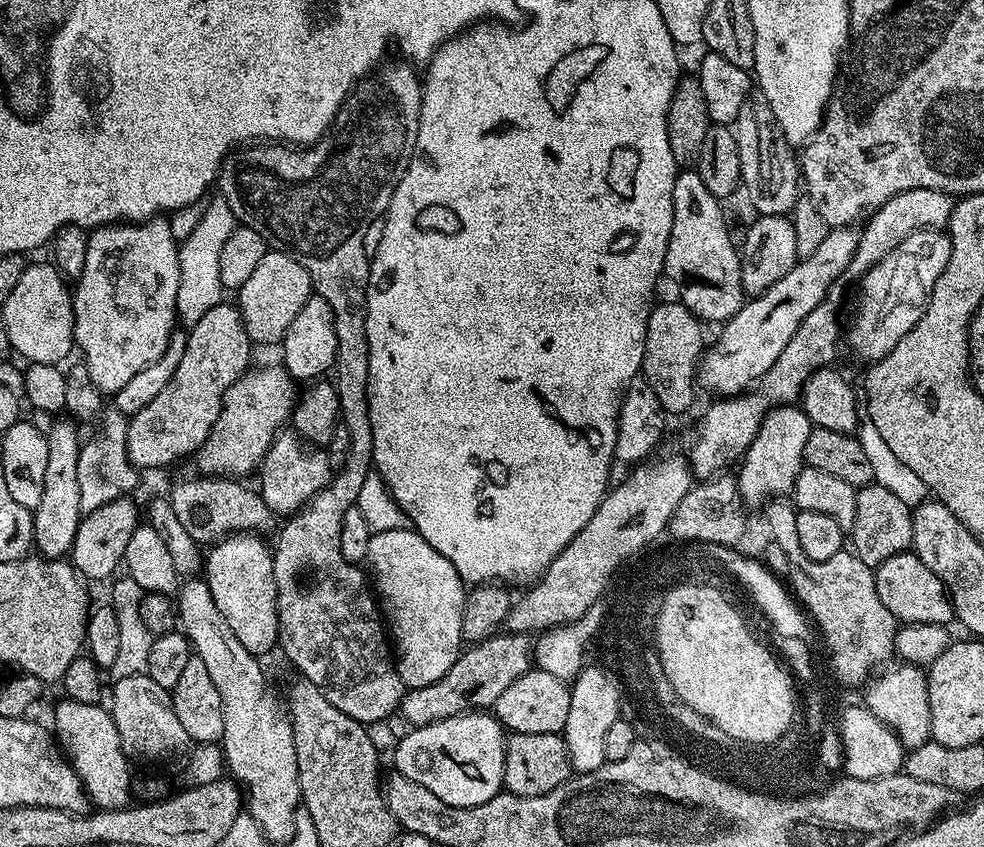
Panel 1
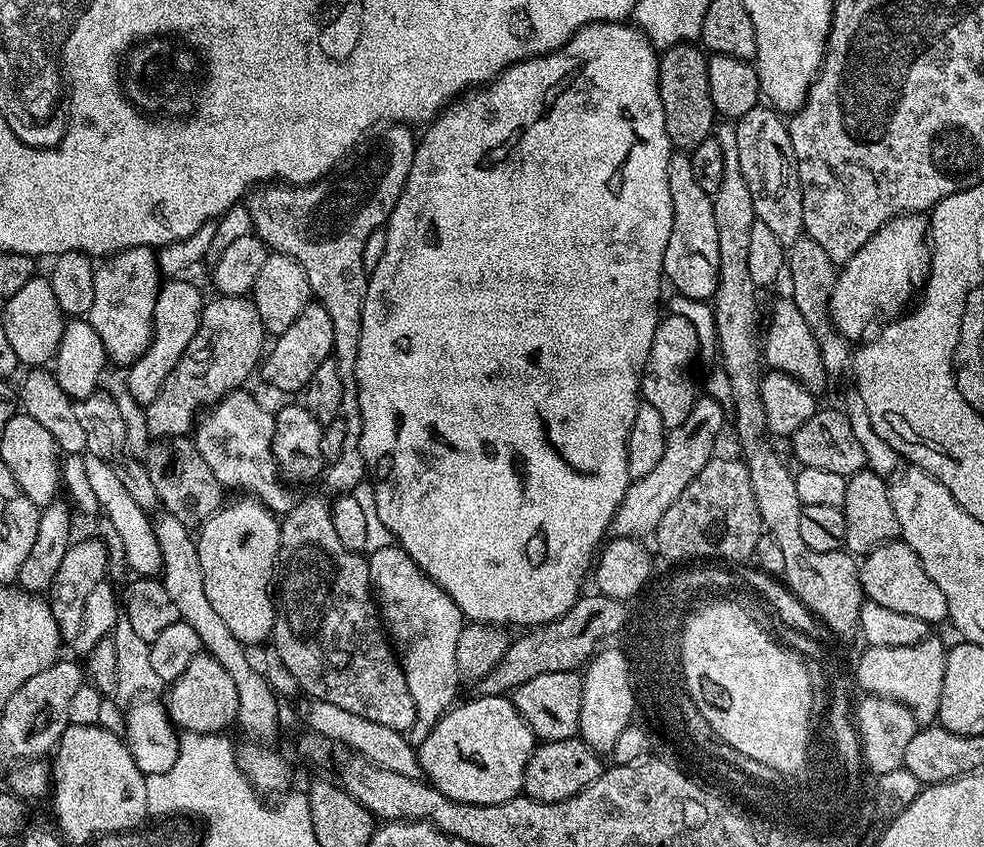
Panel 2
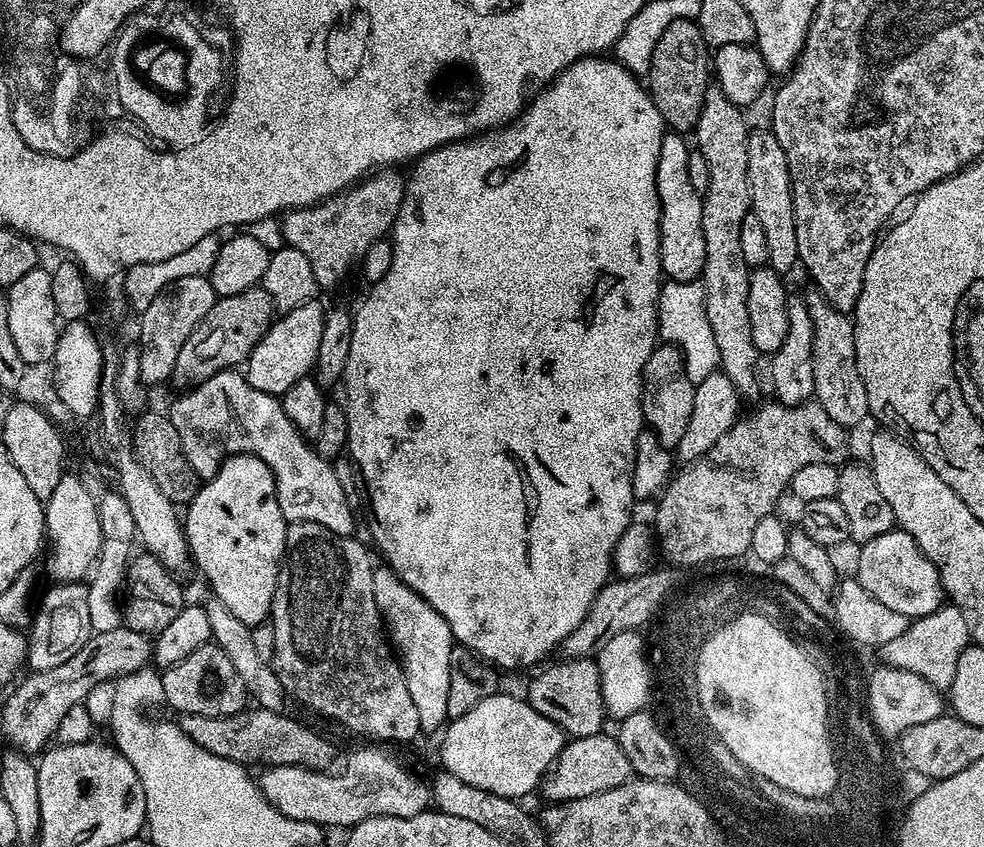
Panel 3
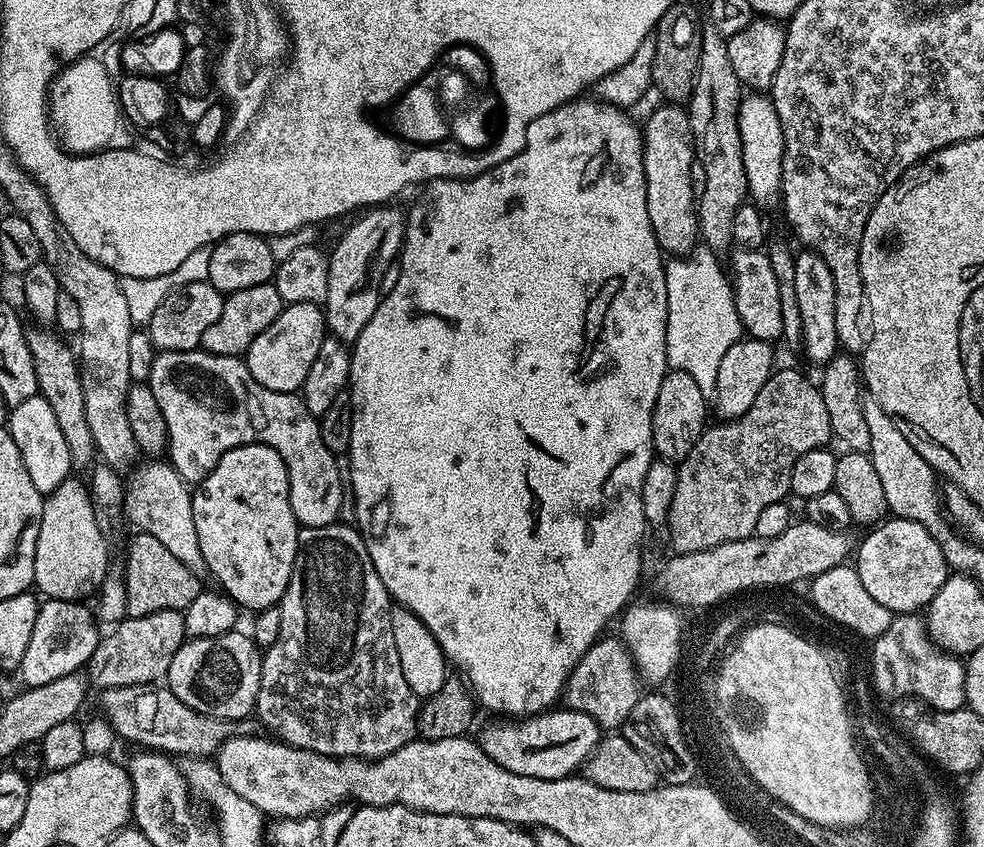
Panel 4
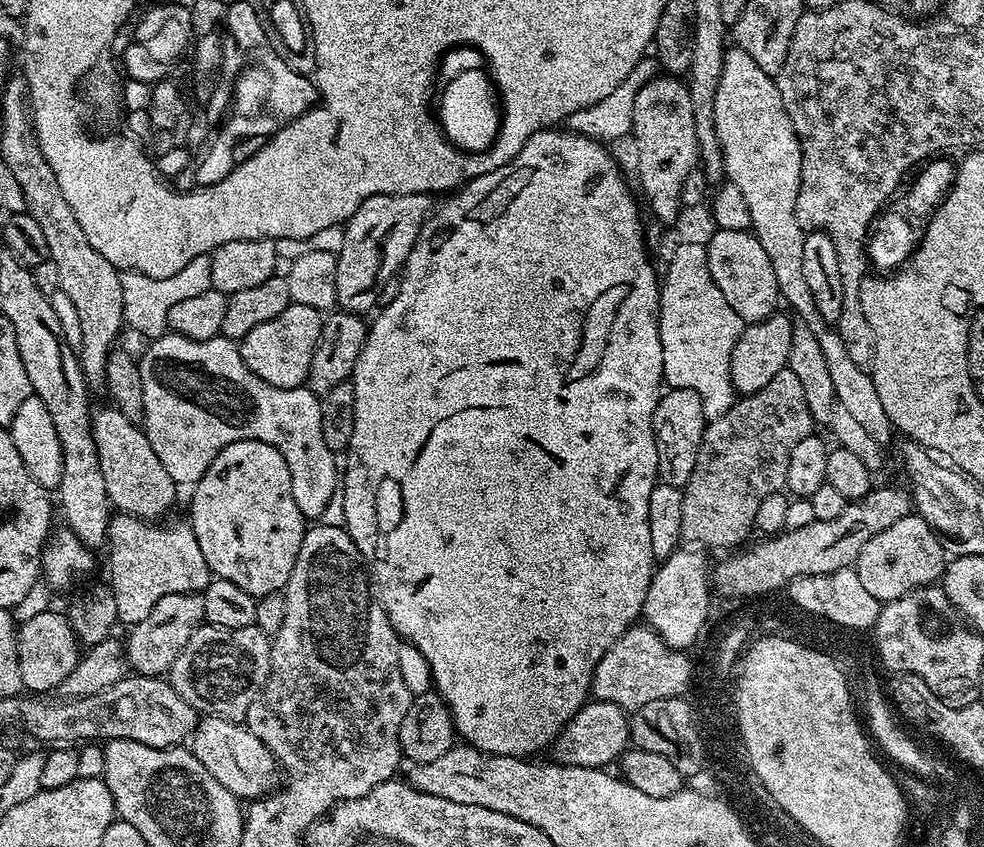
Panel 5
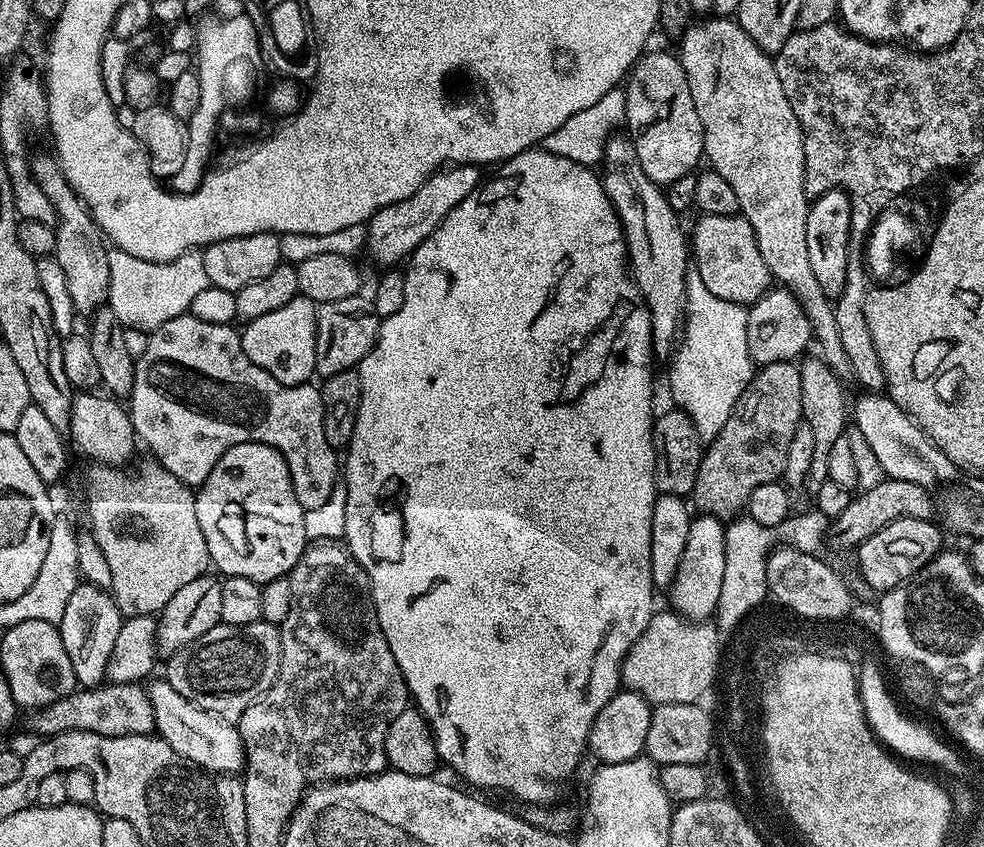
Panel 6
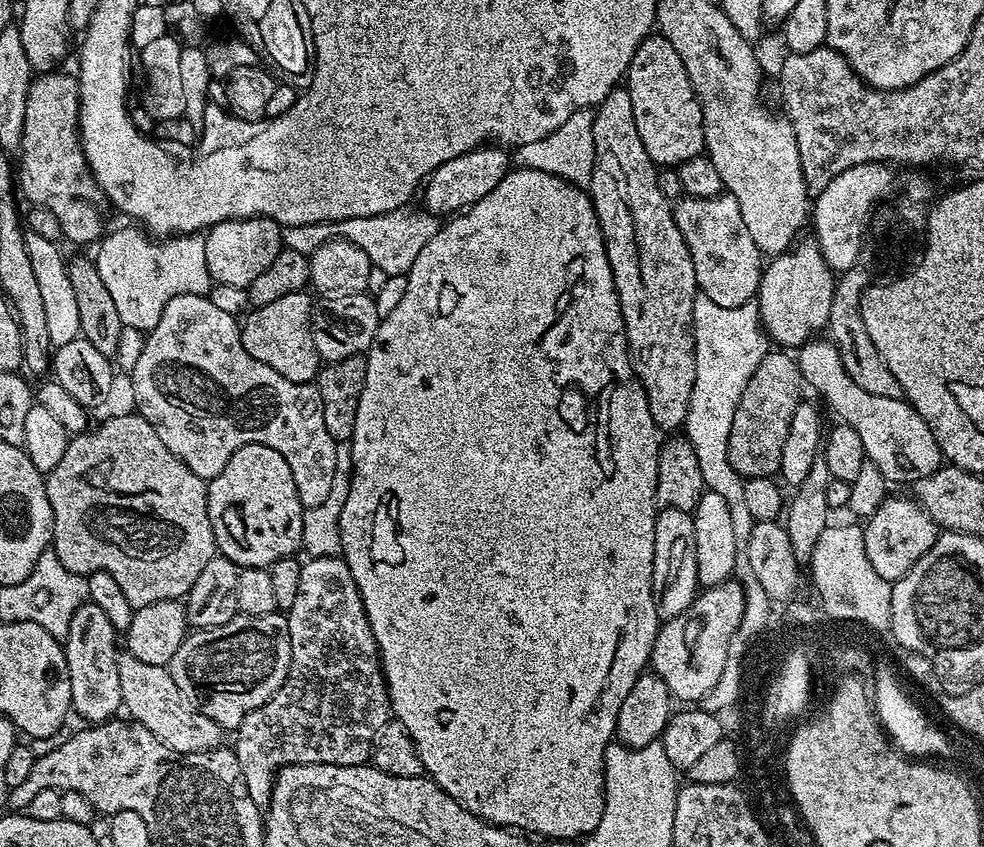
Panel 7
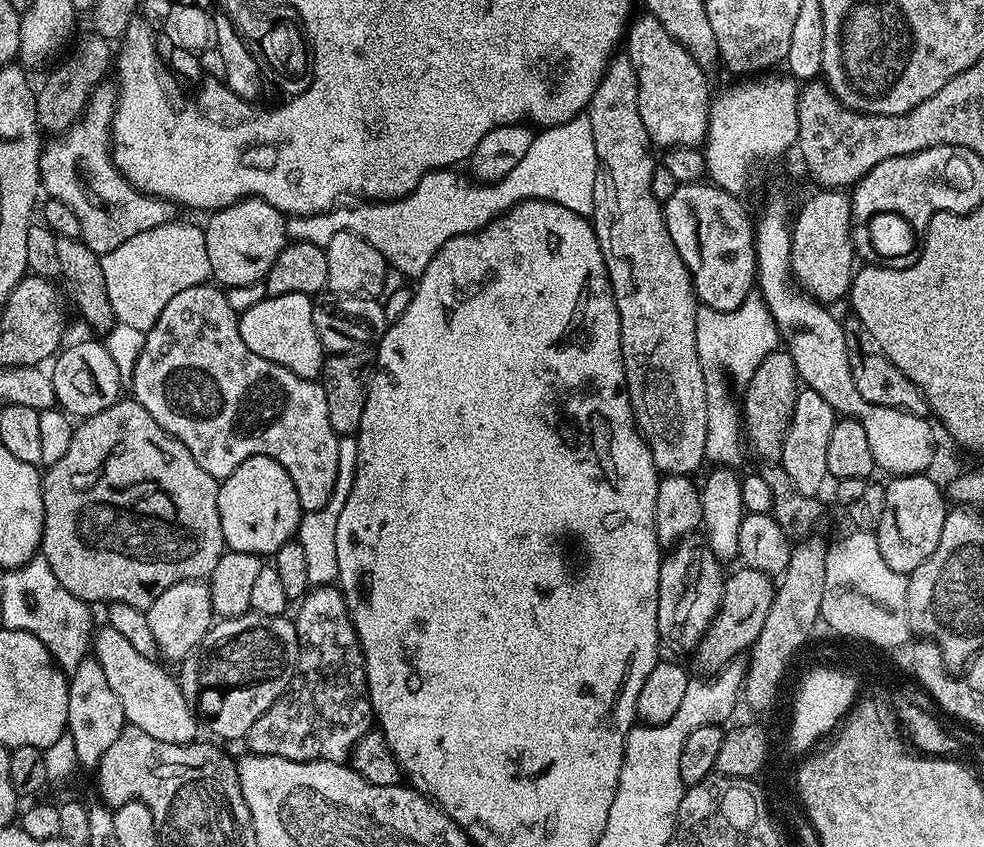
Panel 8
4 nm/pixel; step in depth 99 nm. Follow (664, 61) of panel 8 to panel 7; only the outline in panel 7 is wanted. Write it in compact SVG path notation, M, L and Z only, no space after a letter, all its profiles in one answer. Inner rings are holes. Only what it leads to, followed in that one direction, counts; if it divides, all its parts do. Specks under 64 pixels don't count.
M650 34L638 46L628 67L626 87L634 105L634 122L646 154L658 166L679 166L705 151L704 123L698 98L692 89L690 74L678 58L678 50L659 34Z

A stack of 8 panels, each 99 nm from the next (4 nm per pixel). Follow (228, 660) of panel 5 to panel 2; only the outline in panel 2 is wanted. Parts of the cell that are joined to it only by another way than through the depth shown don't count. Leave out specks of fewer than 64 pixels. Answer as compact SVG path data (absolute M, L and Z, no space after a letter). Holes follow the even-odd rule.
M207 654L193 658L190 666L167 689L166 707L169 718L177 729L188 731L189 734L223 733L224 728L236 724L238 714L238 690L234 687L234 678L226 674L222 662L218 662Z

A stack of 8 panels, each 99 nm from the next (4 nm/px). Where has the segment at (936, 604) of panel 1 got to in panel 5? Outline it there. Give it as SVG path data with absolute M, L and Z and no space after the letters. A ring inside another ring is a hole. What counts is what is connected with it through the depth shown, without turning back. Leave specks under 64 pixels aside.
M913 514L894 522L894 526L874 534L862 554L858 554L854 571L862 582L862 587L881 602L897 600L915 588L927 588L935 585L944 575L946 553L940 545L936 531L918 514Z

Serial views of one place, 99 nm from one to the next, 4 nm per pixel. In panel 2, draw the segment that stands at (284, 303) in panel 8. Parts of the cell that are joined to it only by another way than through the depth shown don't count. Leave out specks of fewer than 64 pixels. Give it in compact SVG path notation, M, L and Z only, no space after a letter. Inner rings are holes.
M310 302L290 322L290 326L285 332L279 333L271 341L266 355L258 368L258 376L261 376L272 388L277 388L280 392L299 393L304 385L310 382L314 370L322 366L332 356L332 344L334 342L334 326L330 322L330 314L318 302ZM272 348L272 349L271 349Z

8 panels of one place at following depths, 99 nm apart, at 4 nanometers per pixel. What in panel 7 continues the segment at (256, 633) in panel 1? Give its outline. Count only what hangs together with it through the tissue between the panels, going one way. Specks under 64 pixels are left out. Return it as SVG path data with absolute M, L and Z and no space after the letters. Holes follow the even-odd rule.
M251 444L234 450L222 474L207 481L207 486L210 526L214 526L216 551L219 555L234 562L239 569L269 569L274 562L287 556L297 555L302 538L305 506L298 498L298 486L294 486L294 474L286 463L286 458L282 458L278 450L270 450L270 446L261 444Z

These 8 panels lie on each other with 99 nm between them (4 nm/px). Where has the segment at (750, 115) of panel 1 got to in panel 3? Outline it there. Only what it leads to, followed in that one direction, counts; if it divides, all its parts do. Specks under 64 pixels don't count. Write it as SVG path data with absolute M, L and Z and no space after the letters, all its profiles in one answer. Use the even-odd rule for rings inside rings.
M771 130L748 133L748 177L750 178L750 198L752 199L751 215L762 222L766 230L766 248L768 264L774 271L788 274L792 267L797 267L798 230L794 218L794 198L792 197L792 179L790 166L782 146Z

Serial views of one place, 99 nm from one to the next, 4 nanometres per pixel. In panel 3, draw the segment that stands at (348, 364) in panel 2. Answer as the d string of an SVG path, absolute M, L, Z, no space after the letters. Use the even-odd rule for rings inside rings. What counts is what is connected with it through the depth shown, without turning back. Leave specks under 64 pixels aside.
M376 170L367 178L355 183L351 188L337 192L328 200L322 200L311 208L293 208L283 213L281 224L278 224L278 232L284 235L283 243L290 248L302 250L306 258L310 258L314 278L321 289L336 288L348 276L352 263L357 263L358 258L363 257L375 240L383 240L389 235L398 218L398 210L402 206L404 197L404 185L406 183L403 175L399 176L396 170Z

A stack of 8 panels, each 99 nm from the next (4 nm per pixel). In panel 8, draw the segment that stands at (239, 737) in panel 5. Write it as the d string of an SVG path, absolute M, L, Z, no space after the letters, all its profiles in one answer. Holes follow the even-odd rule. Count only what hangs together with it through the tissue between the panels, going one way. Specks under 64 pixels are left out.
M107 626L95 629L90 640L90 652L102 666L110 690L114 690L118 702L122 702L124 719L131 727L146 730L150 738L171 744L191 744L197 739L196 724L198 717L180 689L179 679L163 668L163 663L146 658L130 646L130 641L118 634L118 630Z

